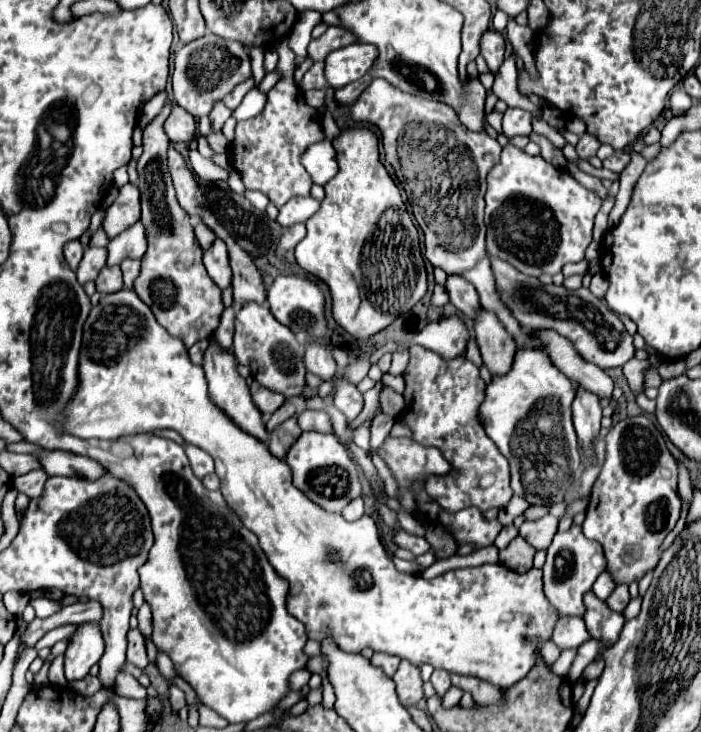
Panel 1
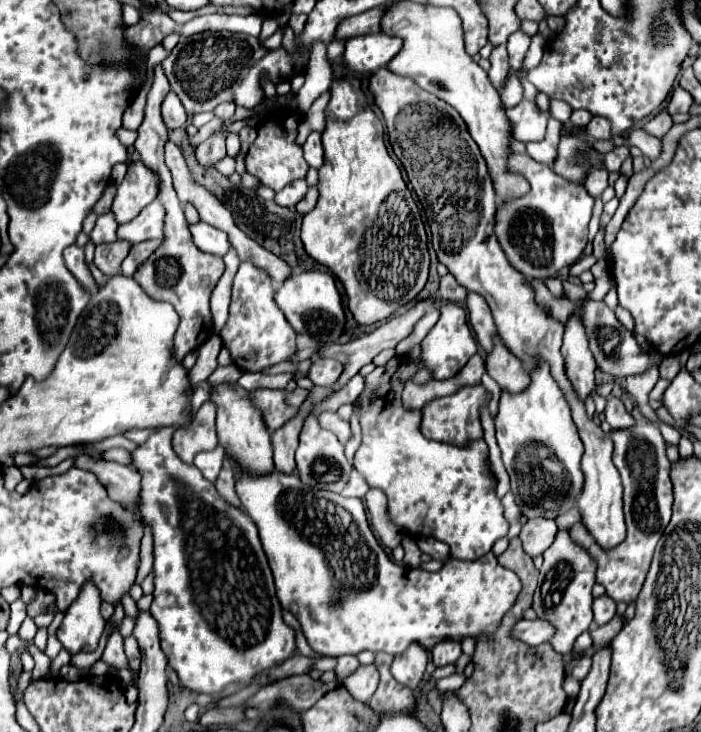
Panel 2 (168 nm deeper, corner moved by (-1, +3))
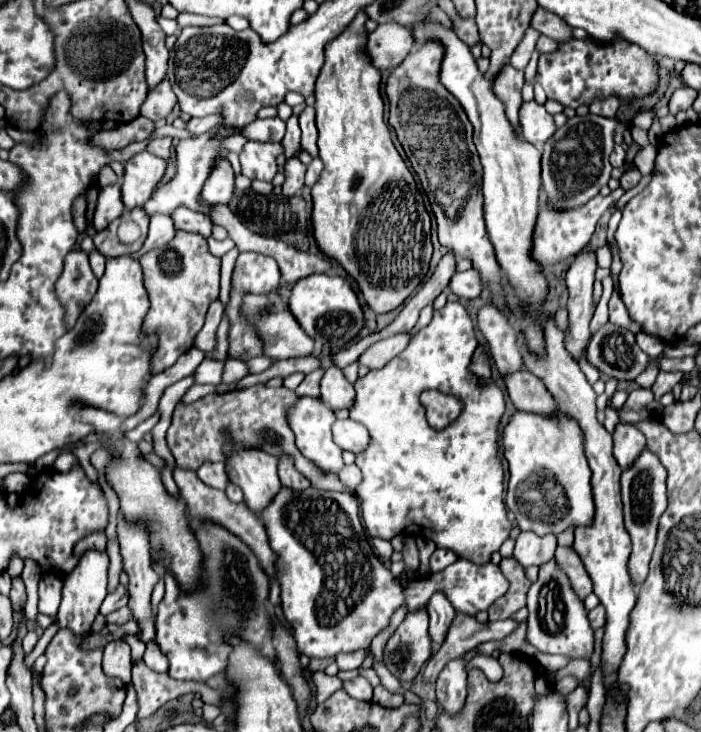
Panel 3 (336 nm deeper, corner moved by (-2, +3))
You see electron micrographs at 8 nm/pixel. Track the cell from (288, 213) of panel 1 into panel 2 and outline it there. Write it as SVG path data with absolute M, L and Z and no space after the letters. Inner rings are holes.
M295 180L293 184L289 184L289 186L283 188L281 192L277 192L275 202L277 202L279 206L283 206L283 208L293 208L297 202L301 202L301 200L305 198L307 190L309 190L309 186L307 186L305 180Z

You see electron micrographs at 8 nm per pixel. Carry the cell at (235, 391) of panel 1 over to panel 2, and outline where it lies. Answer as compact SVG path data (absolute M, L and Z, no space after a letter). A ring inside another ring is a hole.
M213 384L213 392L209 398L217 406L217 436L223 444L229 458L237 460L249 472L271 472L273 470L273 450L267 432L267 424L263 424L263 412L255 408L251 400L251 392L235 386L235 384Z

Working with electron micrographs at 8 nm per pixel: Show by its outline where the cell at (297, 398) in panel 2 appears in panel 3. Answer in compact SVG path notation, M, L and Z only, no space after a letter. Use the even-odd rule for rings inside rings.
M322 368L312 372L312 374L306 374L306 378L302 380L302 384L296 388L296 394L298 396L320 396L320 380L322 380Z

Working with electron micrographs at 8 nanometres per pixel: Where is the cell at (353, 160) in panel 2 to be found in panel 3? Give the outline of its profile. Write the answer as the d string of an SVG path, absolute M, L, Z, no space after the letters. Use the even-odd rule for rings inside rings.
M360 10L348 28L324 46L324 66L316 80L316 126L320 132L318 148L324 160L324 170L312 188L312 222L314 238L320 250L338 260L344 270L358 282L364 300L378 314L398 308L422 282L428 272L432 242L430 242L430 214L424 206L422 192L416 186L412 172L392 144L388 126L384 124L384 102L380 96L382 74L372 66L364 52L368 38L364 22L366 12Z

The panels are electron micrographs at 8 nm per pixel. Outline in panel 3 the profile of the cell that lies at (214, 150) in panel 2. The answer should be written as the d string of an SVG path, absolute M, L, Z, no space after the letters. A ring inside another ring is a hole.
M220 162L218 166L214 166L210 178L204 184L204 194L202 198L210 204L228 204L232 200L232 192L234 192L234 172L230 162Z

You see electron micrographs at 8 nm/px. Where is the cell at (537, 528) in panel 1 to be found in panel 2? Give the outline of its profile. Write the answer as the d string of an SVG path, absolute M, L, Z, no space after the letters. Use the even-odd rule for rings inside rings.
M527 520L519 538L523 542L523 550L529 556L543 554L555 540L557 522L555 520Z

